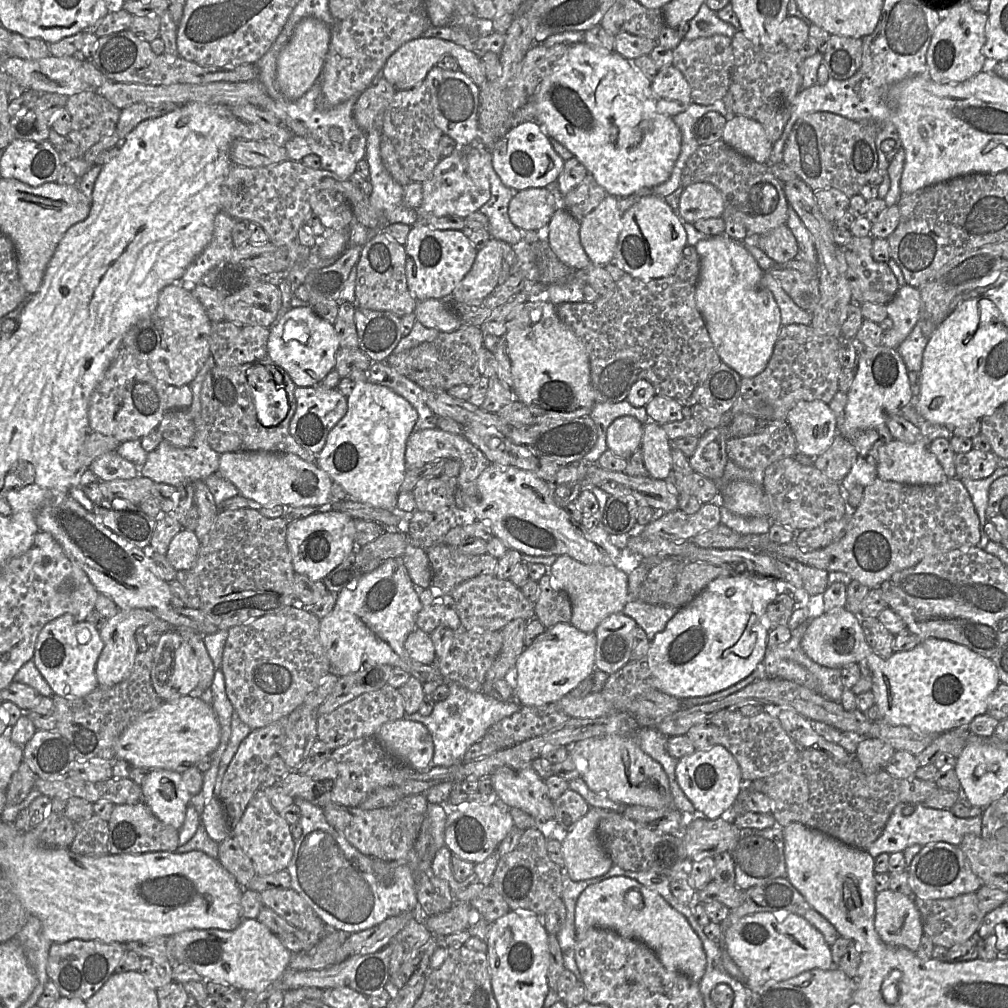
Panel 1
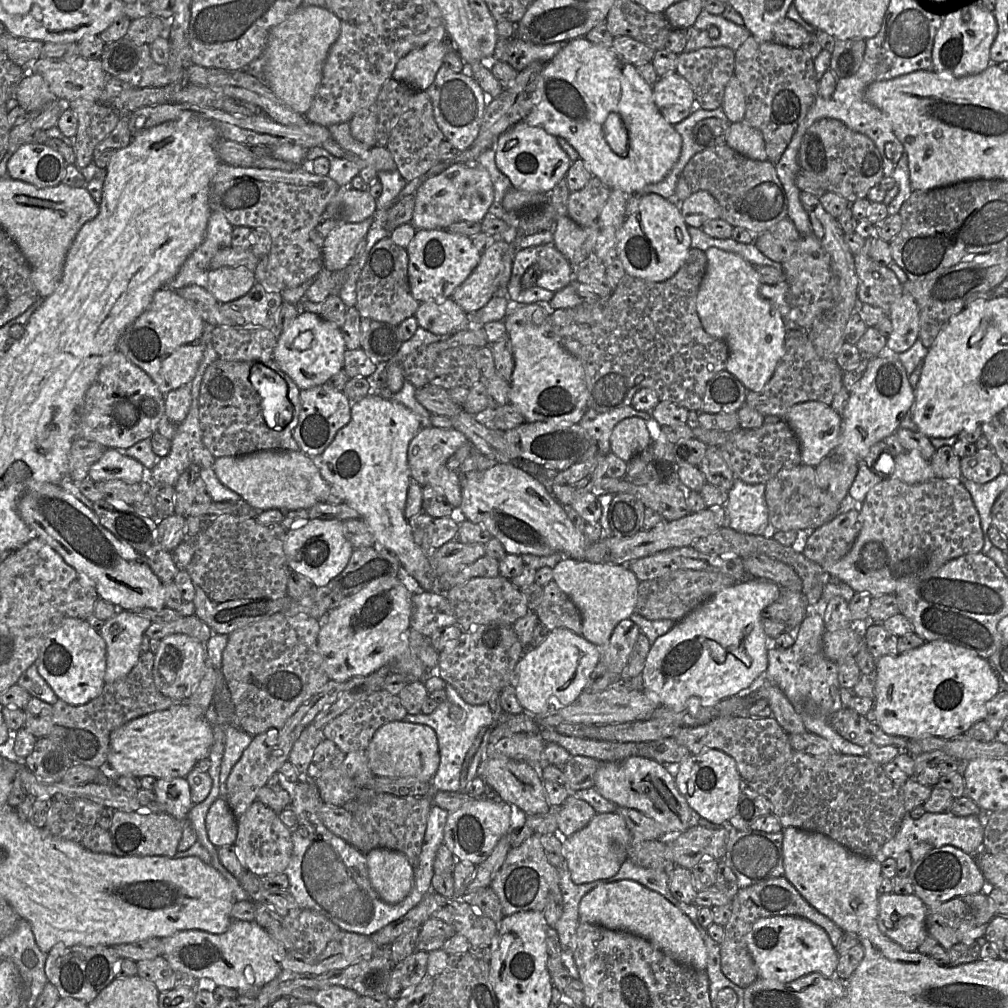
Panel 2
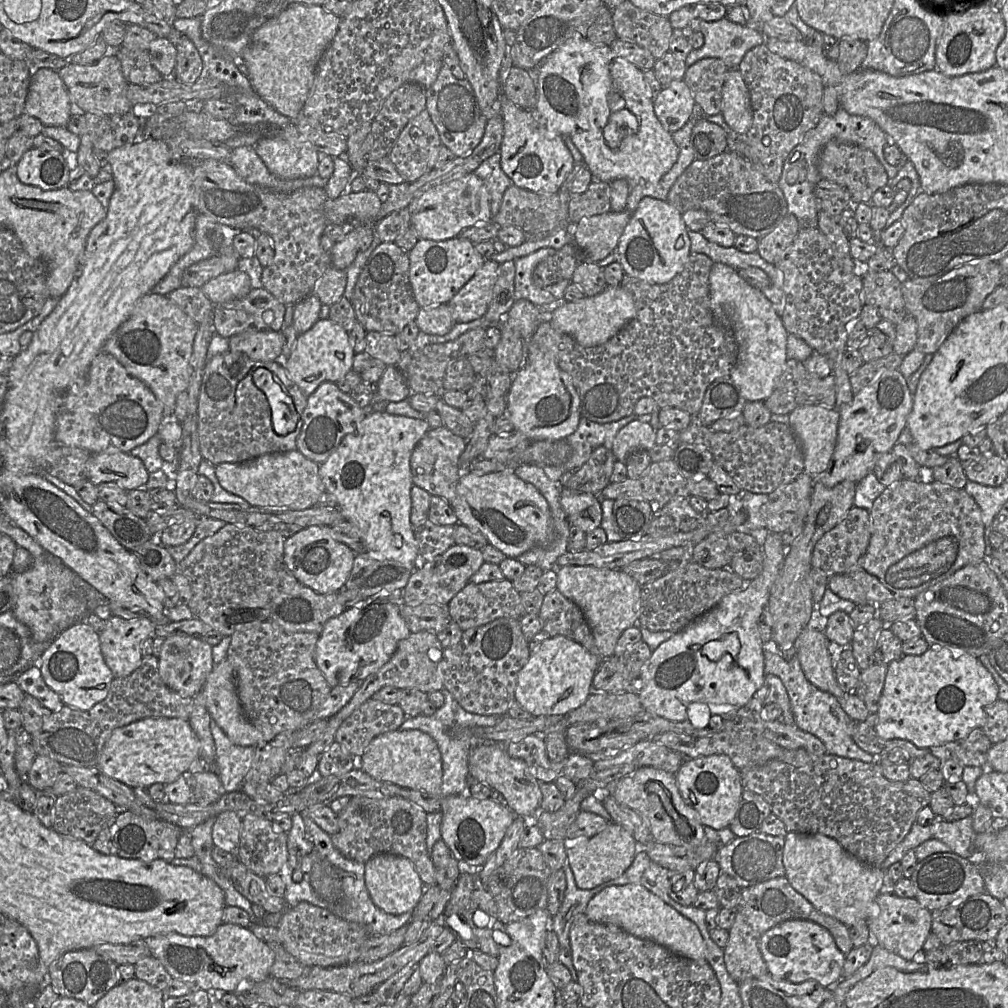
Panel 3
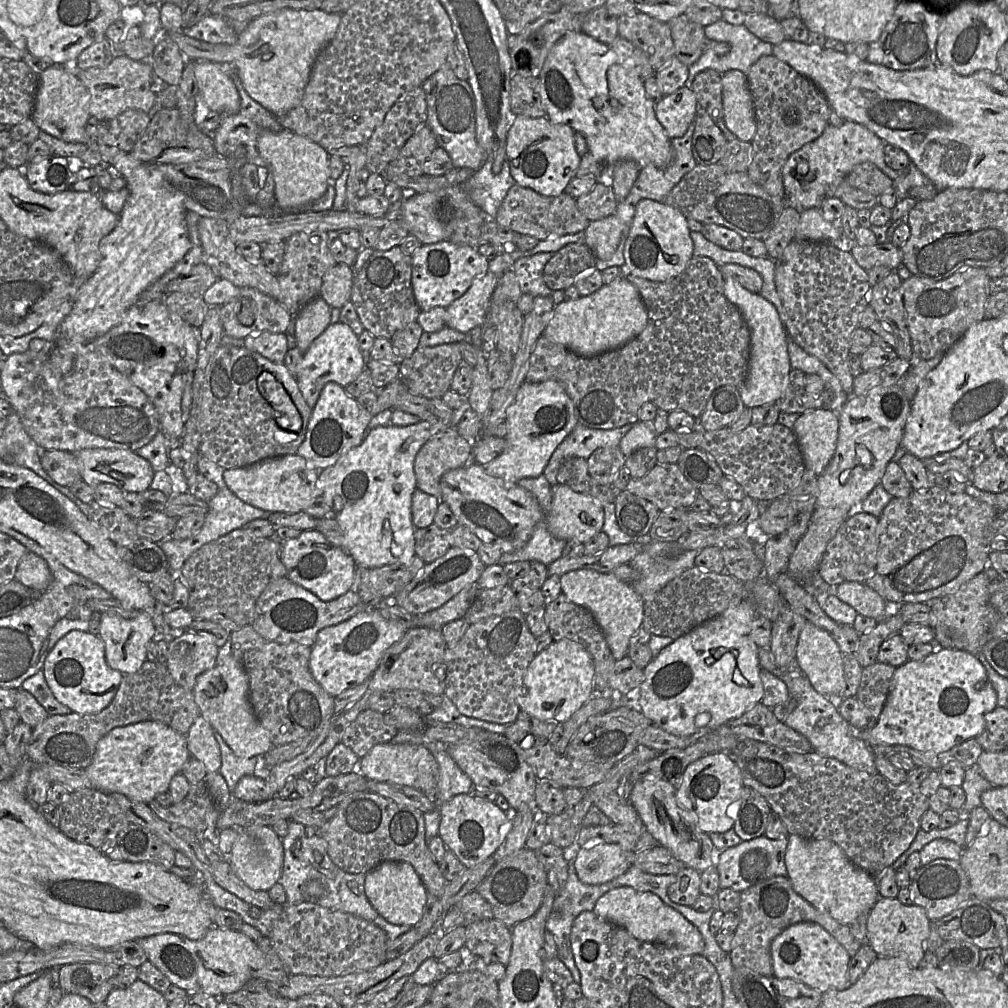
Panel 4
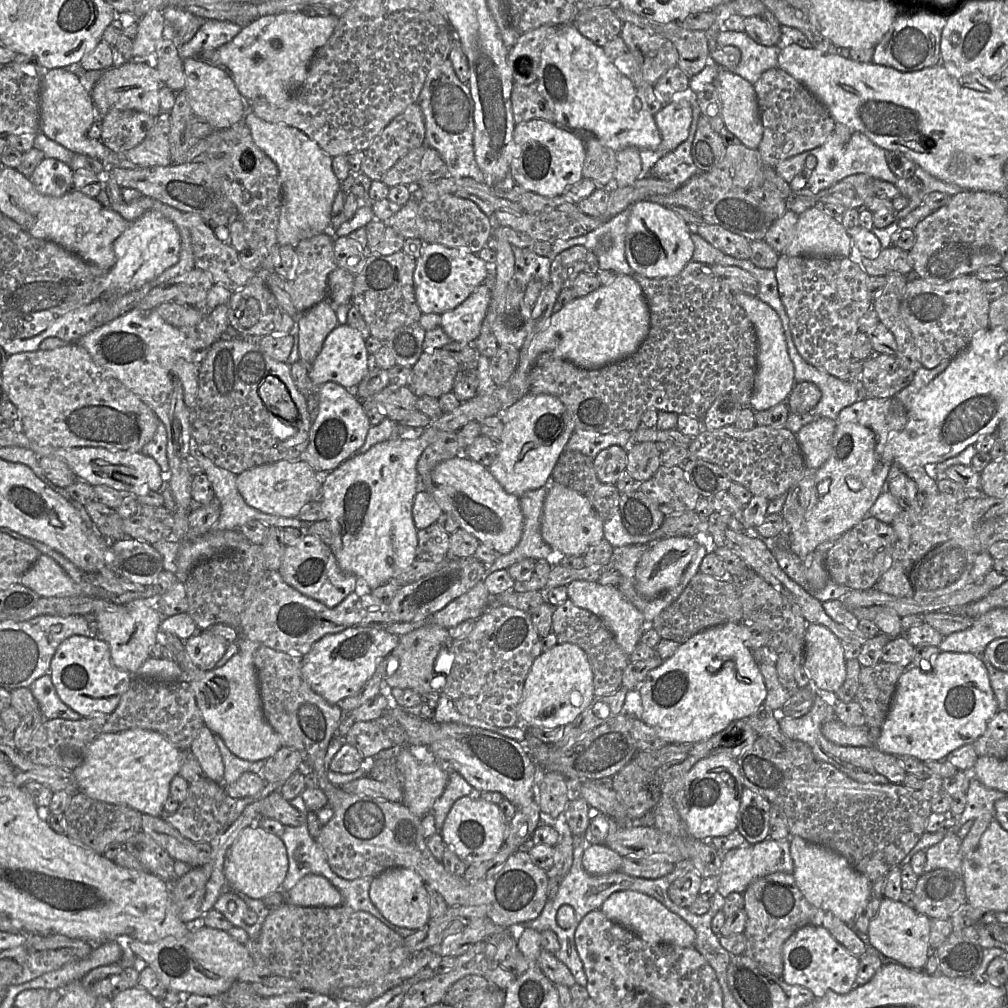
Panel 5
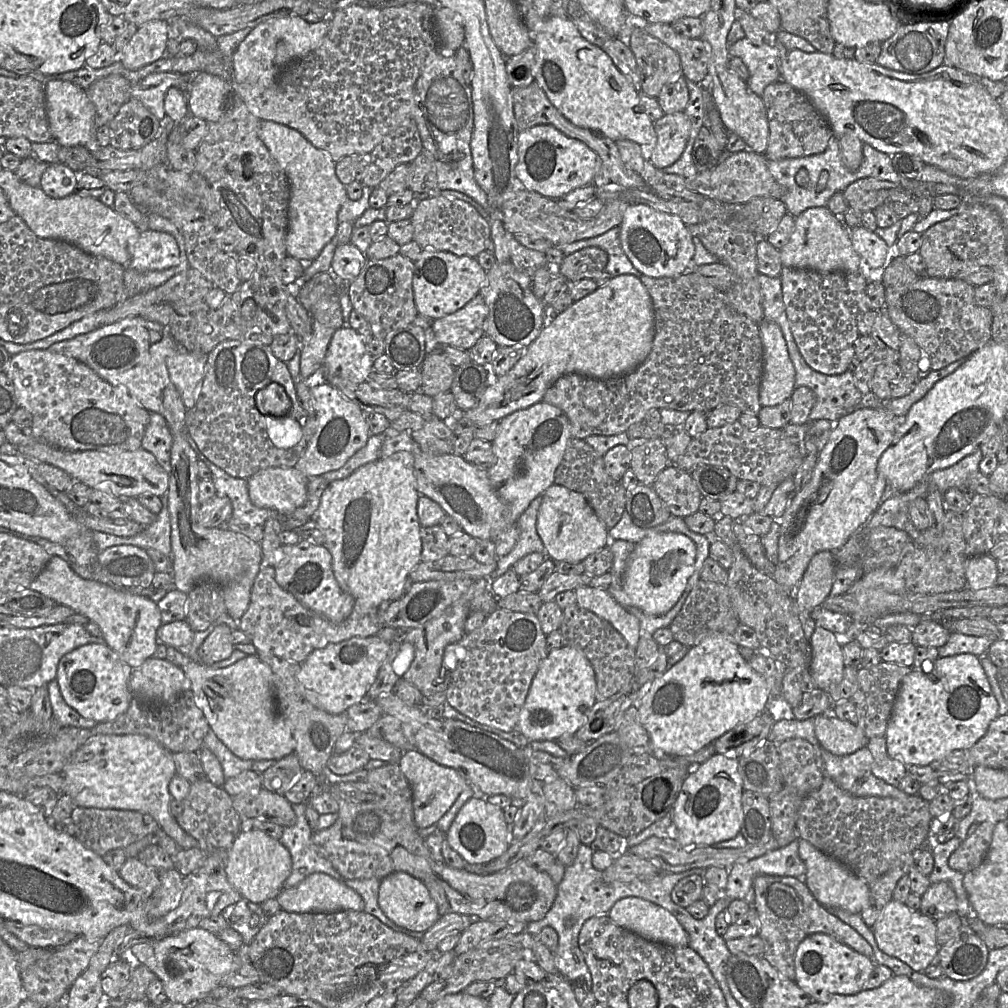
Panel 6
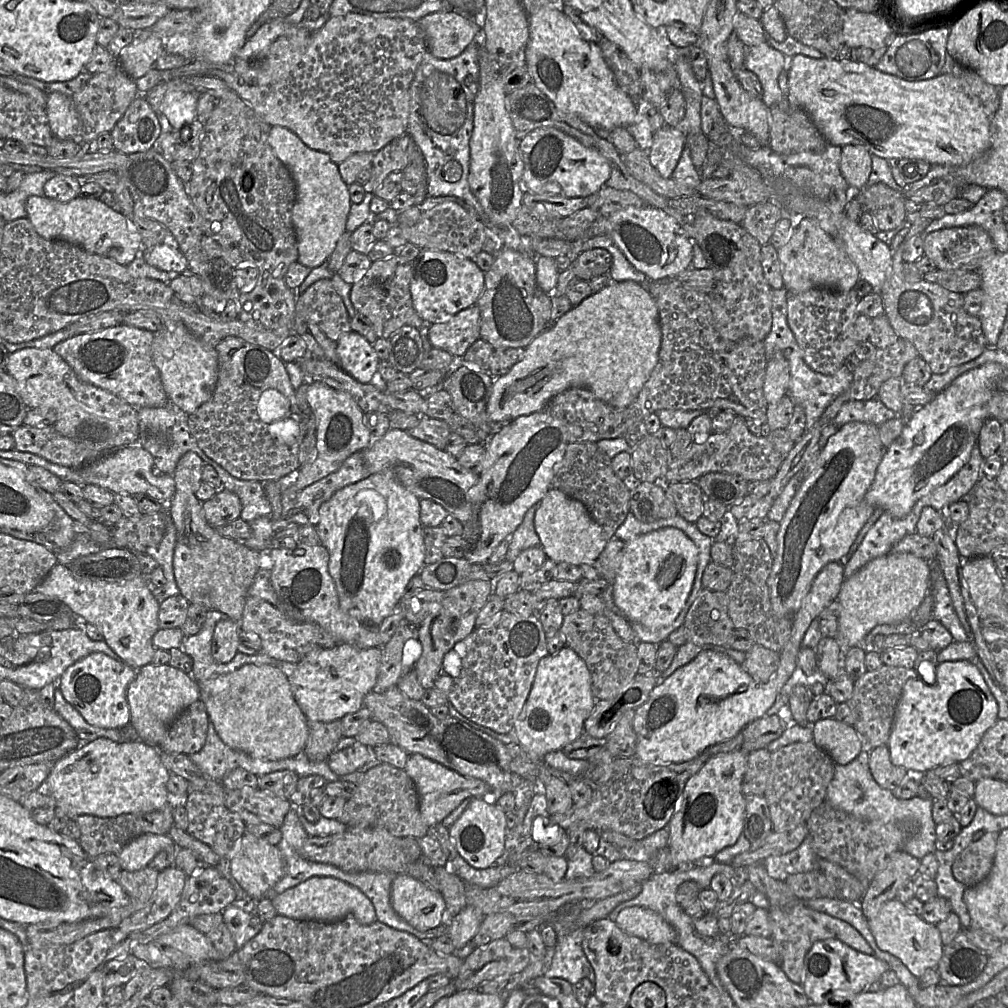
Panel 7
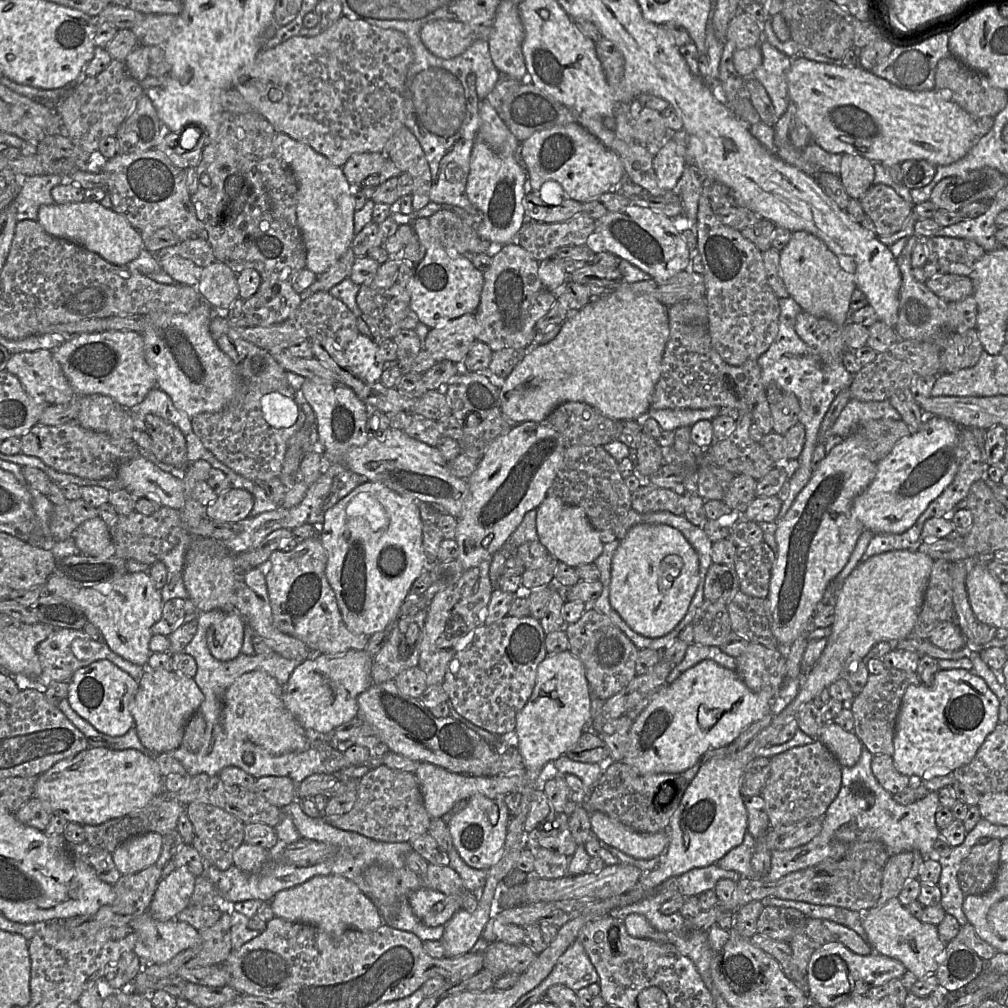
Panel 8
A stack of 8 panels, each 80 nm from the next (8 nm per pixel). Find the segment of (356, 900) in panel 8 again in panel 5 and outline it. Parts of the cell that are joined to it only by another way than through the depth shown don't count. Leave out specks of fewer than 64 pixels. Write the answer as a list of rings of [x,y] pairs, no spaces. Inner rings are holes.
[[[309,874],[285,893],[285,902],[301,907],[338,907],[343,905],[343,897],[327,878]]]

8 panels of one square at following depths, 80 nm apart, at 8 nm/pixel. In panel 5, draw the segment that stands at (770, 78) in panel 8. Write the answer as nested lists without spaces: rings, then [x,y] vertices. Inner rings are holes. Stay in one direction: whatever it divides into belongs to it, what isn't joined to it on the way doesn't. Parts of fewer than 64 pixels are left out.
[[[721,30],[717,36],[717,45],[732,45],[740,50],[740,62],[730,71],[751,84],[756,83],[766,70],[778,67],[780,48],[777,45],[758,44],[745,31]]]

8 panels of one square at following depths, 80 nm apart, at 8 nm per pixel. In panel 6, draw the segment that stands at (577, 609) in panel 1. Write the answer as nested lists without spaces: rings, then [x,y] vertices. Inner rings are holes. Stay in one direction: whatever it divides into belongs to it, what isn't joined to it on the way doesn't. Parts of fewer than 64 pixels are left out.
[[[580,586],[575,590],[576,604],[608,621],[627,641],[636,648],[640,639],[640,622],[636,616],[621,606],[607,589]]]

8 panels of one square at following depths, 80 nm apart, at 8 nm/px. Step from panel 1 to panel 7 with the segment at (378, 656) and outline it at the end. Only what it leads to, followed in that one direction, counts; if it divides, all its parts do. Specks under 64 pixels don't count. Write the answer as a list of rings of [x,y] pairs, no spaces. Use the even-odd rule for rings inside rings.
[[[345,643],[329,649],[314,649],[307,655],[296,665],[295,670],[288,678],[294,699],[307,720],[331,722],[358,711],[363,706],[364,697],[372,691],[376,683],[381,656],[382,647],[359,649]]]

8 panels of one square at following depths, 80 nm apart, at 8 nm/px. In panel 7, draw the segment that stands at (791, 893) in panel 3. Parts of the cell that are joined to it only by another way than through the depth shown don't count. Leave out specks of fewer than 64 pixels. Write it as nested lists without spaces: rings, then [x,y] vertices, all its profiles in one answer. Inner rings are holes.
[[[762,862],[748,865],[747,873],[749,880],[756,889],[764,894],[769,901],[768,913],[772,930],[771,938],[779,947],[781,955],[779,966],[794,983],[801,984],[803,982],[805,956],[817,941],[831,938],[838,939],[864,954],[874,954],[871,946],[853,926],[826,913],[809,908],[805,901],[794,895],[785,881],[769,876]]]

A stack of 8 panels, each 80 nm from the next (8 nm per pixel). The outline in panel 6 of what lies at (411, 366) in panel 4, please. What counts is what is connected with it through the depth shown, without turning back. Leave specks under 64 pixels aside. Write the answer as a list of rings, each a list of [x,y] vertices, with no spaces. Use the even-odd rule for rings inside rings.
[[[438,353],[426,354],[420,366],[422,383],[419,392],[434,397],[449,391],[455,369],[445,356]]]

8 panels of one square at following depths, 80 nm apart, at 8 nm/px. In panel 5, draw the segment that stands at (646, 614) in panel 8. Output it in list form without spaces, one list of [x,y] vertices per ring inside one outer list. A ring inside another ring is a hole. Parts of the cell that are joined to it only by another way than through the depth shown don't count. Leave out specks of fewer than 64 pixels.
[[[692,536],[661,538],[647,543],[649,548],[642,555],[636,568],[636,590],[648,599],[653,599],[676,587],[695,556],[699,543]]]

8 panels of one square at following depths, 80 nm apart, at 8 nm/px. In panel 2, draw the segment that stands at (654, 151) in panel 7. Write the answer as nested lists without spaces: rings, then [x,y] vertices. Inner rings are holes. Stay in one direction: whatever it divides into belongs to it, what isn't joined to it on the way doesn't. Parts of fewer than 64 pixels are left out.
[[[677,72],[660,77],[652,91],[656,107],[672,126],[687,118],[697,105],[690,84]]]

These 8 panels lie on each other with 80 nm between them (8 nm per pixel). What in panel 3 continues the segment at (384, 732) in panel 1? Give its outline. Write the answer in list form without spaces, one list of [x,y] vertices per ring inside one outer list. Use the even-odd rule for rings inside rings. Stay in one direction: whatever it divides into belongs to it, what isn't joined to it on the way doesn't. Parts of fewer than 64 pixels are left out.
[[[396,730],[375,737],[359,759],[359,766],[373,778],[403,788],[419,790],[442,799],[442,758],[436,741],[427,733]]]

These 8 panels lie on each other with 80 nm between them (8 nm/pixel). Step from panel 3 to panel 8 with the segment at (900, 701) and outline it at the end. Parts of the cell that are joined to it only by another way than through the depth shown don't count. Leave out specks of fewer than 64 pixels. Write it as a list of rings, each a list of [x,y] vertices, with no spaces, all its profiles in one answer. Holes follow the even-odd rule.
[[[962,668],[938,670],[933,684],[907,687],[893,740],[893,762],[902,774],[923,777],[946,775],[969,764],[986,737],[999,723],[998,697],[986,682]],[[834,721],[824,723],[817,740],[831,751],[842,767],[854,766],[863,749],[863,743],[853,731],[846,731]]]

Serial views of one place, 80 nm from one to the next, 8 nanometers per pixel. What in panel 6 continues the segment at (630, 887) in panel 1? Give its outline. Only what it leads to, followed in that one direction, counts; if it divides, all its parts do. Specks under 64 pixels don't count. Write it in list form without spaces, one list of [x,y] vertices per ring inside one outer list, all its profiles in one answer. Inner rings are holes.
[[[625,897],[610,909],[608,917],[618,926],[644,939],[670,946],[687,946],[689,936],[679,921],[663,907],[639,897]]]

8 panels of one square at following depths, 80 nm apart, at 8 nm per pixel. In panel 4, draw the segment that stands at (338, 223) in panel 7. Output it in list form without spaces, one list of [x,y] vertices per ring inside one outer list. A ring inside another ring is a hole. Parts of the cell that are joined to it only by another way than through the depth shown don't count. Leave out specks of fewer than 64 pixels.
[[[287,129],[280,132],[262,130],[258,136],[257,149],[273,176],[275,197],[281,211],[305,211],[325,195],[331,183],[330,155],[320,145]]]

